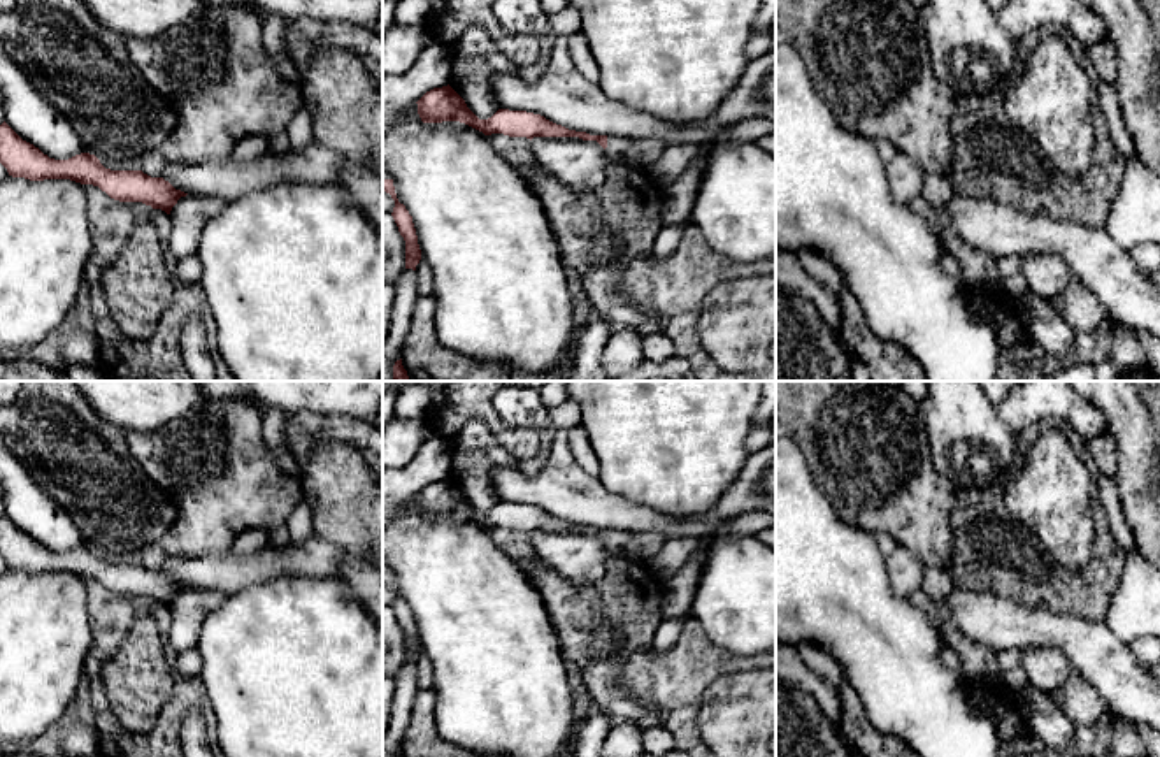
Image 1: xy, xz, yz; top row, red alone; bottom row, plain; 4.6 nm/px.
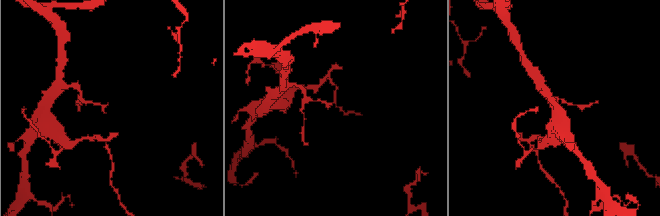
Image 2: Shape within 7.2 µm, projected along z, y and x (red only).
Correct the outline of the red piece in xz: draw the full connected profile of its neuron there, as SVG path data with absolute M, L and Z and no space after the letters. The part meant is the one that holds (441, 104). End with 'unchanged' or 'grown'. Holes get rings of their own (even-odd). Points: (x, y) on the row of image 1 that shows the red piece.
M448 84L426 91L418 102L418 114L423 123L460 121L484 135L504 133L509 137L579 137L597 141L607 153L611 163L632 165L649 170L669 146L660 139L618 139L607 135L590 135L586 132L569 130L546 119L541 114L526 111L498 109L491 118L479 119L465 100Z; grown

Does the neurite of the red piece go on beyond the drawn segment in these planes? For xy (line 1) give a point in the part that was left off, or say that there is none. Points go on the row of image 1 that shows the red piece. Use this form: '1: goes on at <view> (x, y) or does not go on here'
1: does not go on here

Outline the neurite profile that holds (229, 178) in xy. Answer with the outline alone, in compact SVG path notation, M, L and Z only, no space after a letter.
M314 139L300 153L288 149L279 155L267 149L253 160L230 155L223 160L167 165L160 177L188 195L212 195L232 202L277 183L340 183L346 162L340 153Z

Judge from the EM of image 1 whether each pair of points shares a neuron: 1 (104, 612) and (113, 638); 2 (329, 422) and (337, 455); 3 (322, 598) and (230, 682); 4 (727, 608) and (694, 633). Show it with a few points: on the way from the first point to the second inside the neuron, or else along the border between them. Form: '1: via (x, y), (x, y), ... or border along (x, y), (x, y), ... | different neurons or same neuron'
1: via (109, 619), (109, 631) | same neuron
2: border along (297, 422), (307, 431), (348, 439), (364, 461) | different neurons
3: via (299, 620), (253, 666) | same neuron
4: border along (690, 615), (716, 645), (732, 654) | different neurons

